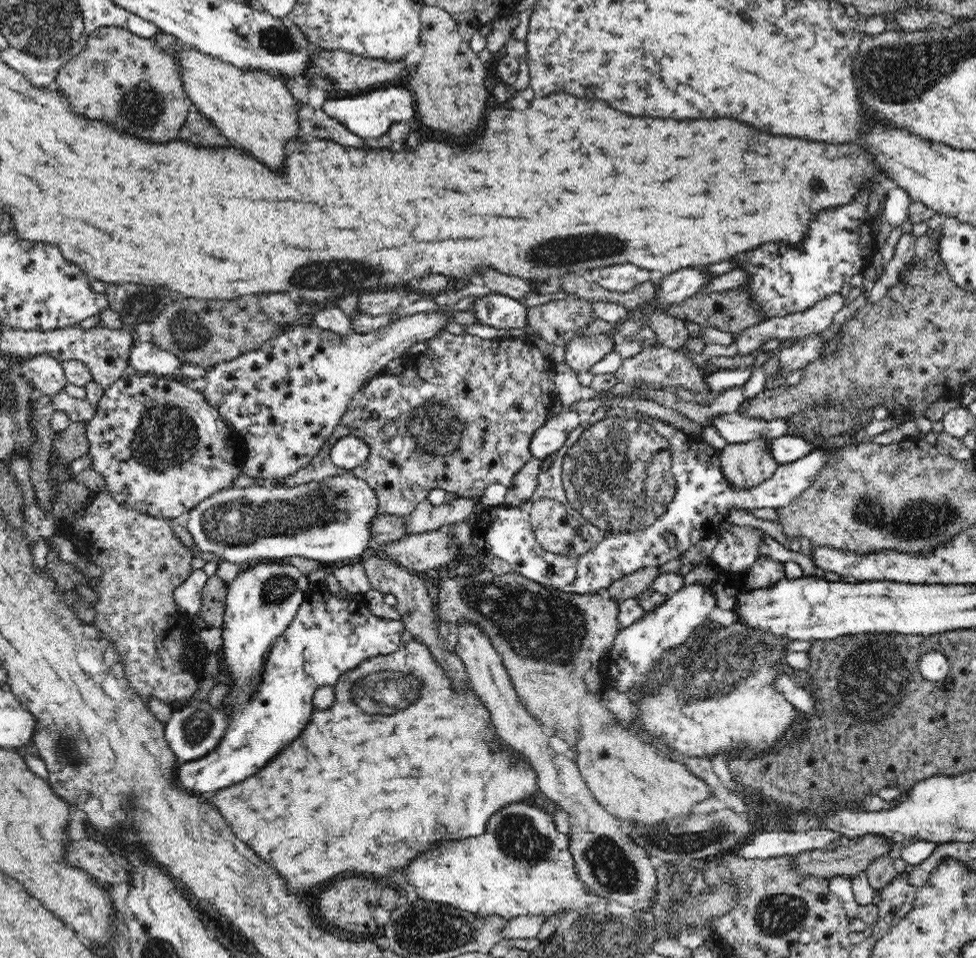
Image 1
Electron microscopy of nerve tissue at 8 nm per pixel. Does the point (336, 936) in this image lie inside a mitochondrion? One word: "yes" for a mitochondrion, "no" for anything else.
no

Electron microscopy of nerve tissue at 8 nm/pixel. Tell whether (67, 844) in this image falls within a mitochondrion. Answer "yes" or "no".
no

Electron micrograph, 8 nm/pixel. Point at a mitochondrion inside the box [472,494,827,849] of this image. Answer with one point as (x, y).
(727, 665)

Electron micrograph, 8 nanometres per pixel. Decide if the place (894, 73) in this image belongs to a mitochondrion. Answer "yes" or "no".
yes

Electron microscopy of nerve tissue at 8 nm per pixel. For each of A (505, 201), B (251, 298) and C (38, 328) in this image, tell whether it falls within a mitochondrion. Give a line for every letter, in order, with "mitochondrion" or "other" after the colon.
A: other
B: other
C: other

